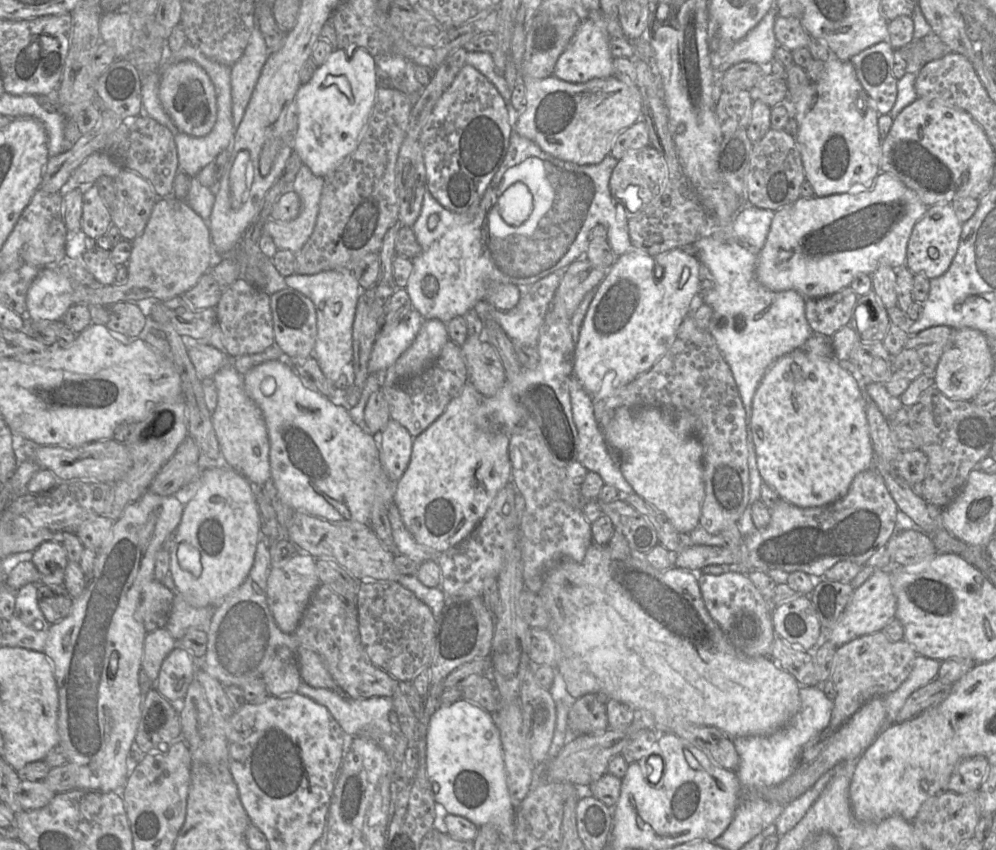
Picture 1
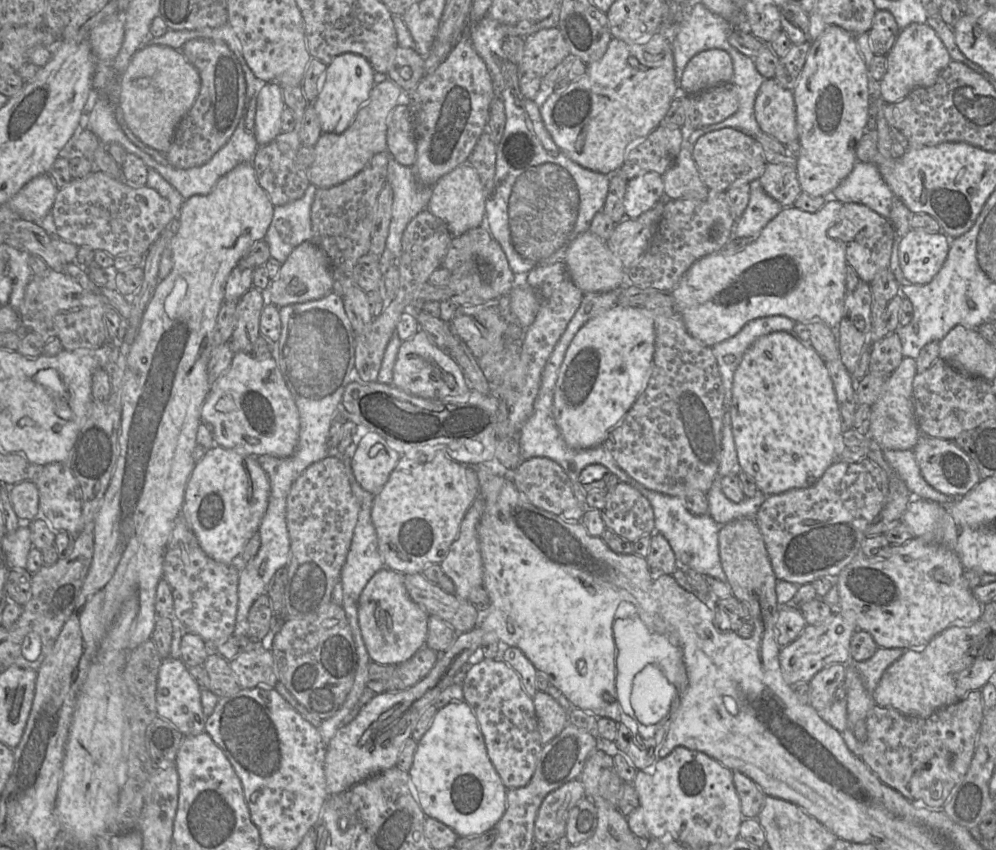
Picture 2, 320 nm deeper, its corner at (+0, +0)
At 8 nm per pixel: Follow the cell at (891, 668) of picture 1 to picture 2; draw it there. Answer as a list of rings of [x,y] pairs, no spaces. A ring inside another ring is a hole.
[[[832,664],[820,670],[809,682],[809,704],[819,711],[832,702],[836,689],[844,683],[846,664]]]

